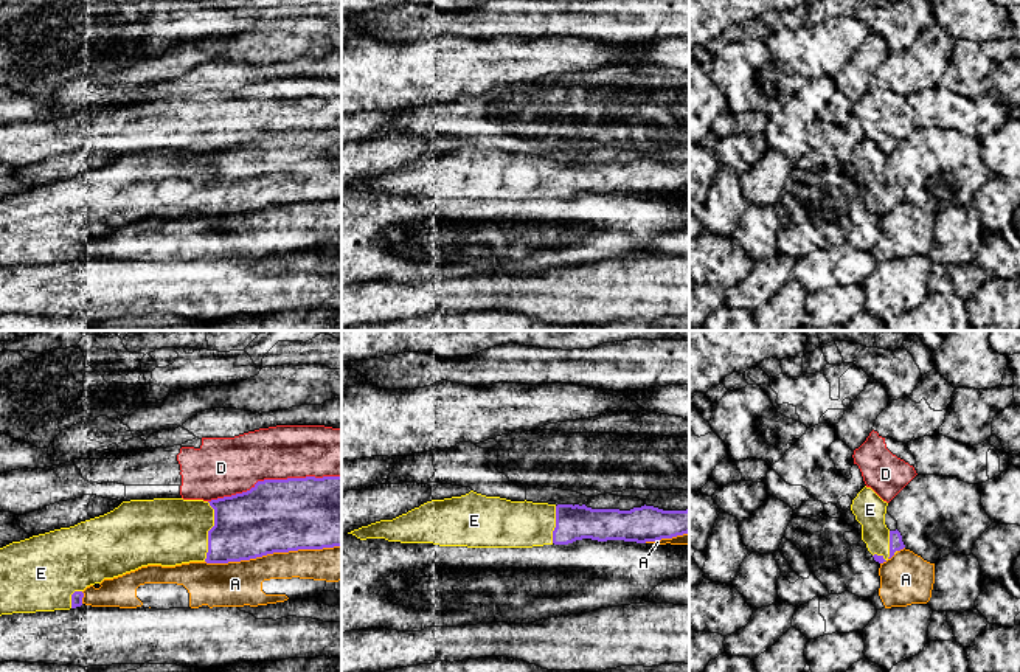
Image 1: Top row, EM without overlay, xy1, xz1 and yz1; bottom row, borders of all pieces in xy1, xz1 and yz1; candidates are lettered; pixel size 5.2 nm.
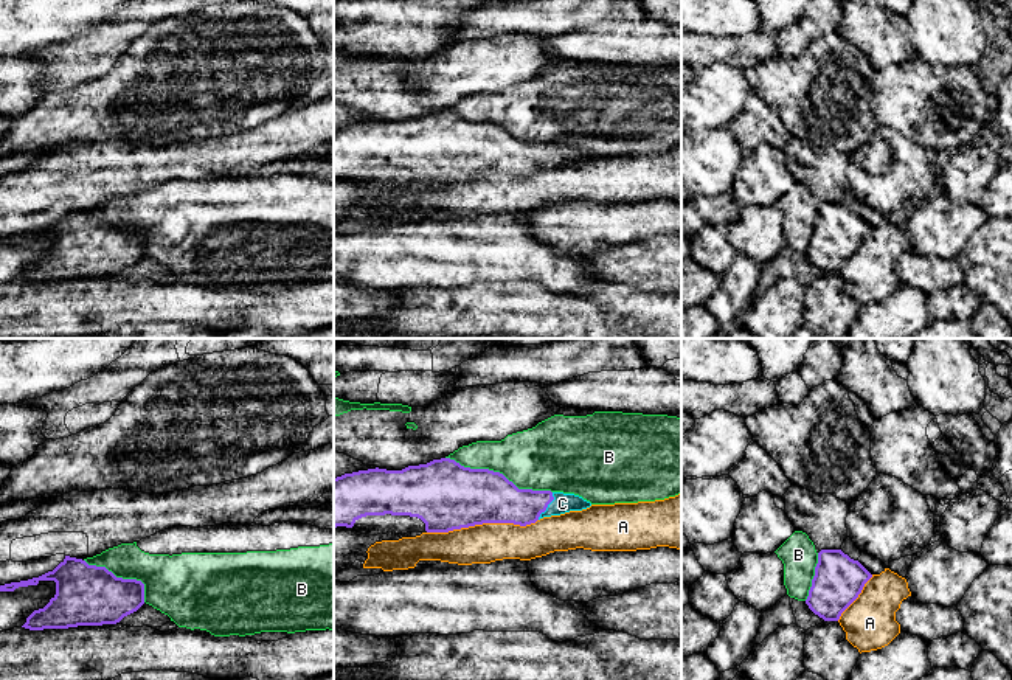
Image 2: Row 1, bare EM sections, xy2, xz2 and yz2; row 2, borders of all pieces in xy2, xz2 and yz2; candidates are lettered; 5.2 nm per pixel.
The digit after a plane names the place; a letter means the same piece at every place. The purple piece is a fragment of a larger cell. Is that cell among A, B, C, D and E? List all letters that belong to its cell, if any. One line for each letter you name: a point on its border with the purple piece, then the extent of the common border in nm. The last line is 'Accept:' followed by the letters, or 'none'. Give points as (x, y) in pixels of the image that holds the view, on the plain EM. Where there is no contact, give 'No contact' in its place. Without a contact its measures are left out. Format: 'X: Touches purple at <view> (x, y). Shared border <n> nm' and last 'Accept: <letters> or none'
C: Touches purple at xz2 (547, 159). Shared border 170 nm
E: Touches purple at xy1 (208, 183). Shared border 320 nm
Accept: C, E

